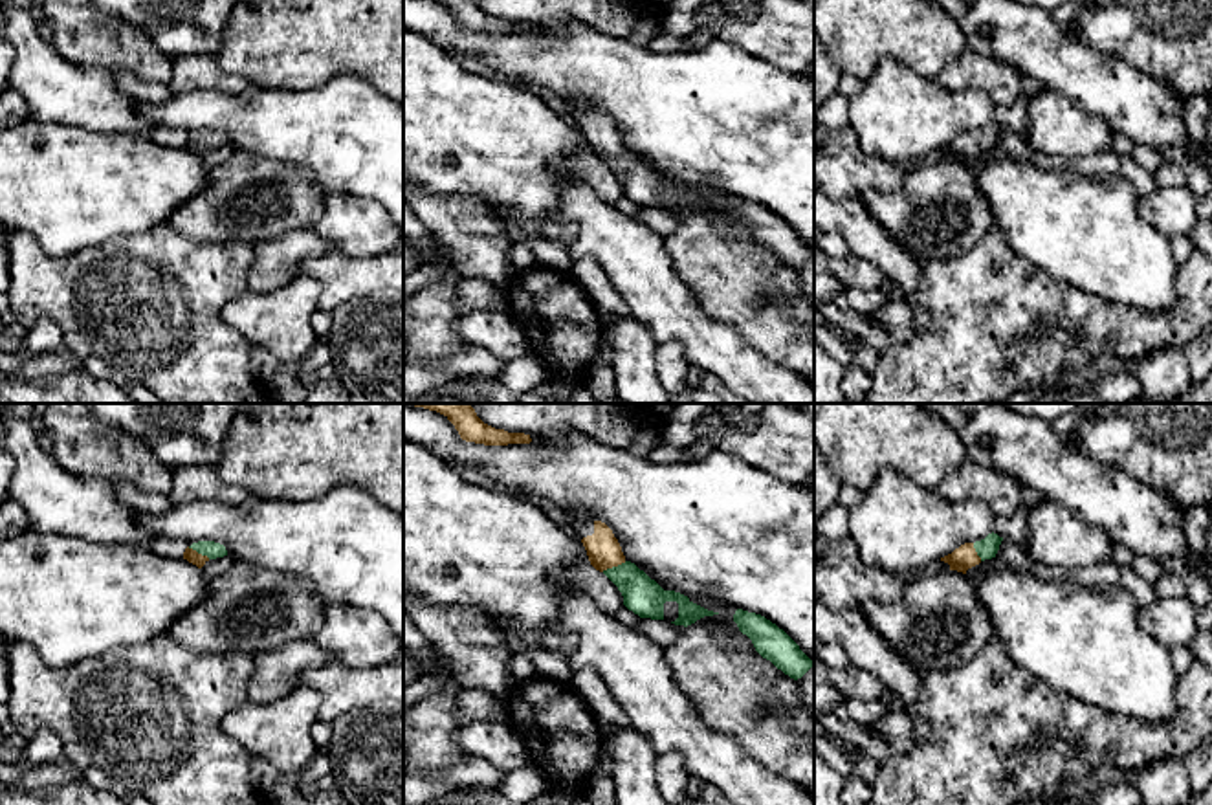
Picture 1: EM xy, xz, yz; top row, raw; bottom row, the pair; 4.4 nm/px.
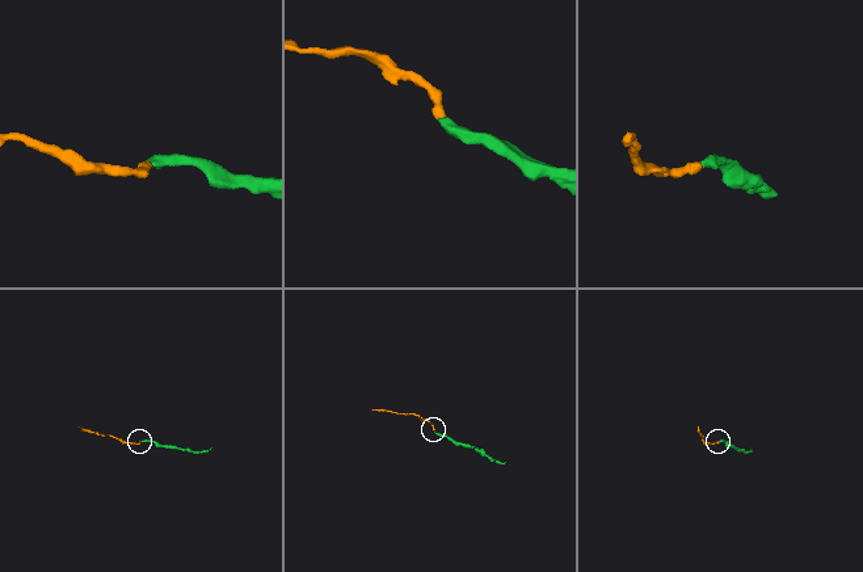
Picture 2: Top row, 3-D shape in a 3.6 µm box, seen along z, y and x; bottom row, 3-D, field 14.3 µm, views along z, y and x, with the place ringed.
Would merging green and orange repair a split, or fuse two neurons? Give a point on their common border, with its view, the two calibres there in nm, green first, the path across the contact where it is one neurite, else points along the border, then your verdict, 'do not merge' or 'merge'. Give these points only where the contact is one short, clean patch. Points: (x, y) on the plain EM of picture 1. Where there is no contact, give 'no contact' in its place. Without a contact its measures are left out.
xz (613, 156) | 170/150 nm | across xz (644, 186), (613, 156), (604, 140) | merge

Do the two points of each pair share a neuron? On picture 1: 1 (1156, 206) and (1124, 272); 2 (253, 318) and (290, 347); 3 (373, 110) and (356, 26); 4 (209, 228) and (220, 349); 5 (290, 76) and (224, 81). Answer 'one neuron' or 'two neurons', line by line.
1: two neurons
2: one neuron
3: two neurons
4: two neurons
5: two neurons

